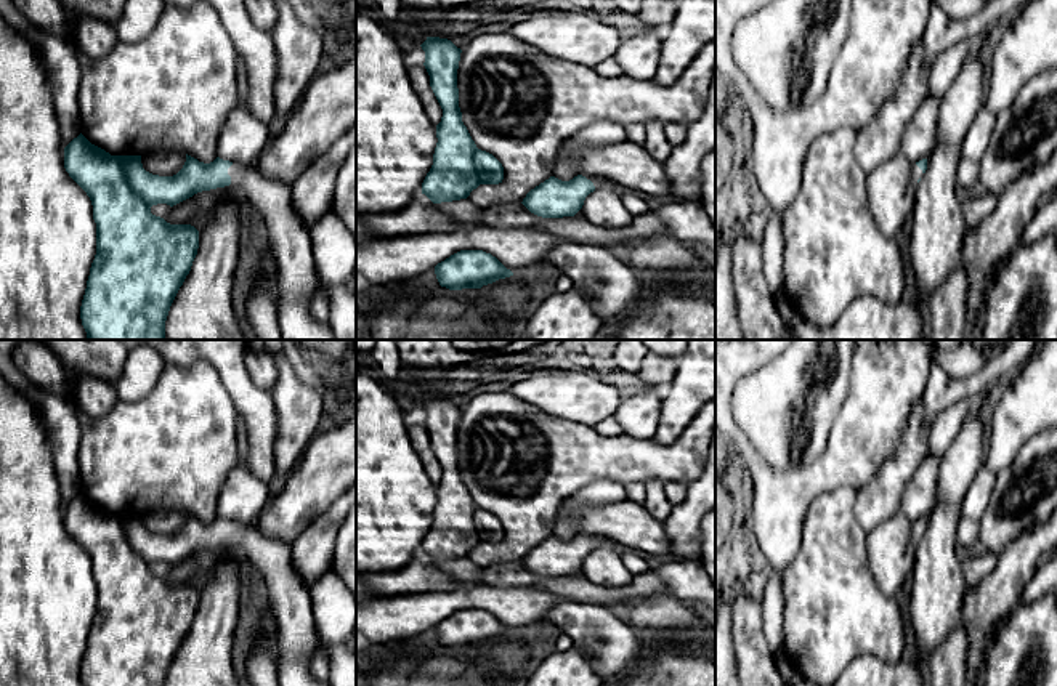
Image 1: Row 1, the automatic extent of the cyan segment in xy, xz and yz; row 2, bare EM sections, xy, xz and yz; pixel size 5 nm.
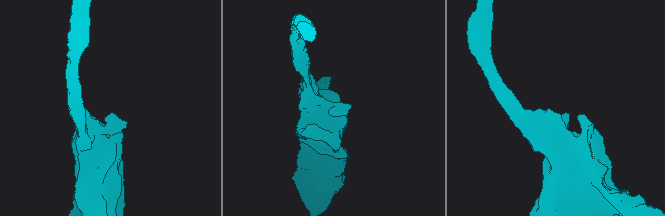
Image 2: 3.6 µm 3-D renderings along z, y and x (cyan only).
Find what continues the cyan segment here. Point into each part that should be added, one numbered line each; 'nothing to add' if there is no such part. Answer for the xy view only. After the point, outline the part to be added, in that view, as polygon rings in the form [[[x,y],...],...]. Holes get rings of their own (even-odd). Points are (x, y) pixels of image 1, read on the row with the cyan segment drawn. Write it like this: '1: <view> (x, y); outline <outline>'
nothing to add

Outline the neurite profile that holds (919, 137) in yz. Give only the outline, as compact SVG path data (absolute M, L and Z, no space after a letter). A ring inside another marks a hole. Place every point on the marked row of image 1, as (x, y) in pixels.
M929 95L903 131L901 155L911 163L927 159L935 147L940 106L942 98Z

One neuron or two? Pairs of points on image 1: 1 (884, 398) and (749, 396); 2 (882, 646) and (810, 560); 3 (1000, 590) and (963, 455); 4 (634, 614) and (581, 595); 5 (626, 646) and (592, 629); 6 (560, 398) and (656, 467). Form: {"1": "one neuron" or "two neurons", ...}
{"1": "two neurons", "2": "one neuron", "3": "two neurons", "4": "two neurons", "5": "one neuron", "6": "two neurons"}

